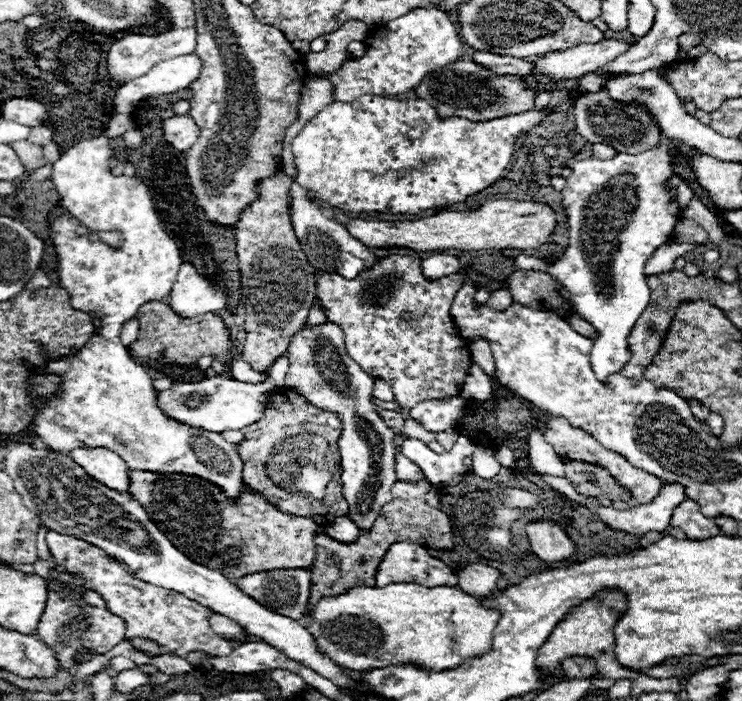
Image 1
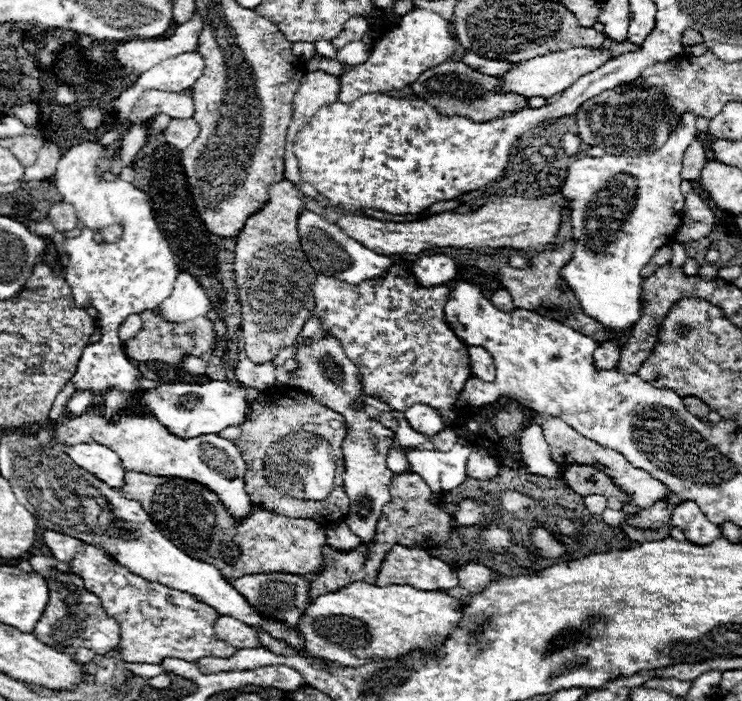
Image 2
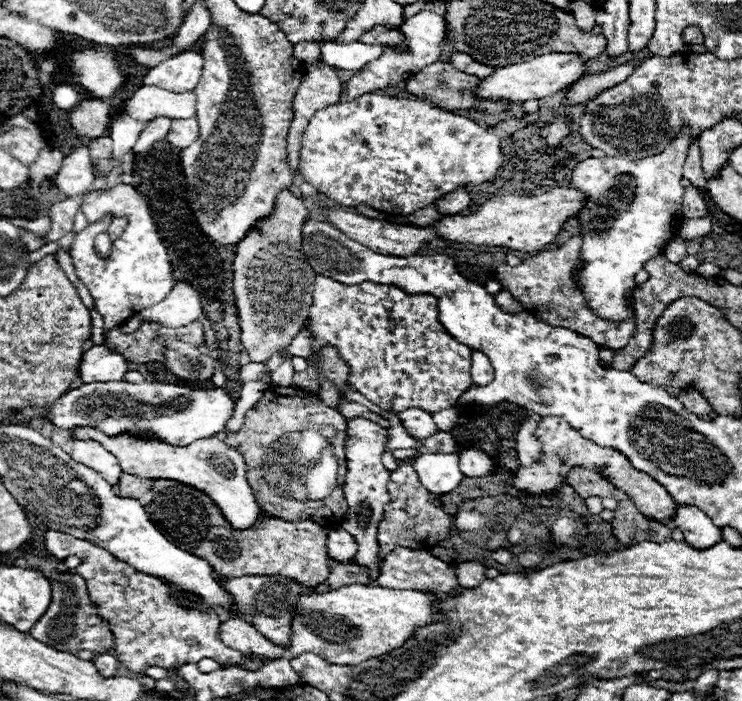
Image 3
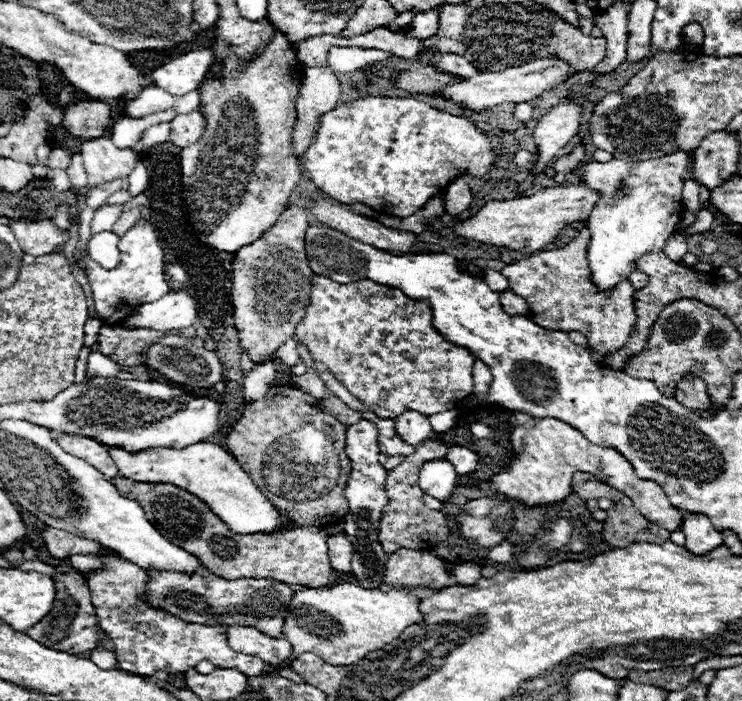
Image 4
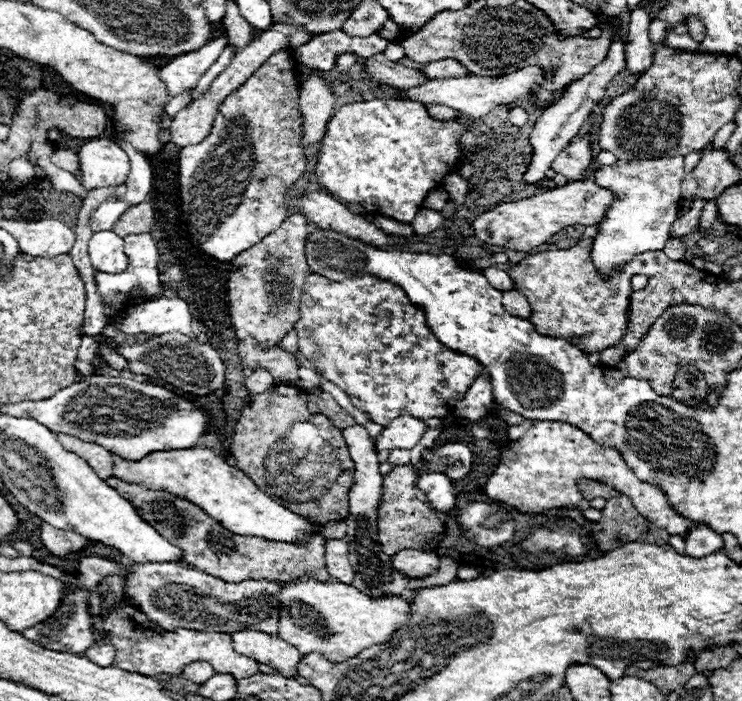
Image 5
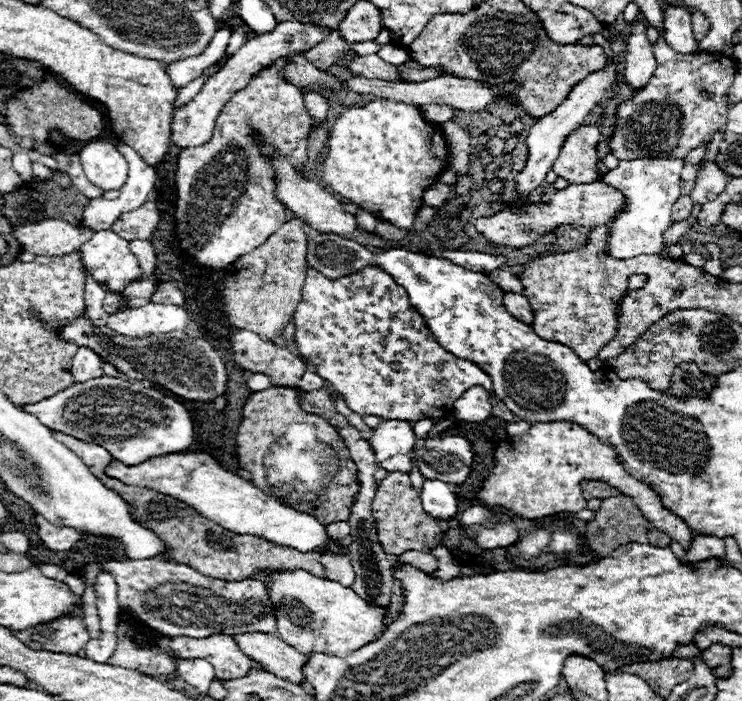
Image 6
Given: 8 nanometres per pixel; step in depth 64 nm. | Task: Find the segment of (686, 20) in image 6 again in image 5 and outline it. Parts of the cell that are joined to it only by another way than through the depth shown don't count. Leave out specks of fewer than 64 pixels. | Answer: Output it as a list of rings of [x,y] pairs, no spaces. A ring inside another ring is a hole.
[[[680,22],[672,32],[668,32],[668,38],[664,42],[666,46],[680,50],[680,52],[698,52],[700,44],[694,42],[686,30],[686,22]]]

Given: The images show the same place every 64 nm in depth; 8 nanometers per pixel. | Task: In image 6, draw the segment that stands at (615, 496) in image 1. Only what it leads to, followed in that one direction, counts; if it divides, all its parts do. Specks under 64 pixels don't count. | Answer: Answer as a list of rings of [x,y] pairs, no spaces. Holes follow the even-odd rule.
[[[584,480],[584,482],[580,482],[580,488],[582,488],[586,500],[592,500],[592,498],[612,498],[612,496],[620,494],[616,488],[608,486],[606,482],[598,482],[598,480]]]

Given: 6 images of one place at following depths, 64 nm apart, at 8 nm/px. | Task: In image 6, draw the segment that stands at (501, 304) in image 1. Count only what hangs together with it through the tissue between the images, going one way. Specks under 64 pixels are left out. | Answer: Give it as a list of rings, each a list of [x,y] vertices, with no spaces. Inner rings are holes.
[[[504,292],[504,300],[502,300],[504,308],[508,312],[512,312],[512,316],[516,316],[520,322],[526,322],[532,326],[534,322],[534,312],[530,308],[530,302],[526,296],[522,294],[514,294],[514,292]]]

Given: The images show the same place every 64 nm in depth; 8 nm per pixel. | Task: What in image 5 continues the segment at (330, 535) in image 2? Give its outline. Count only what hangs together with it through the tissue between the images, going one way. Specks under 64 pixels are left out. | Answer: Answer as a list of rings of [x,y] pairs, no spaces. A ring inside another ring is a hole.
[[[328,540],[326,542],[326,564],[328,564],[328,572],[332,578],[344,582],[344,584],[352,584],[354,578],[354,570],[352,564],[348,560],[348,542],[346,540]]]

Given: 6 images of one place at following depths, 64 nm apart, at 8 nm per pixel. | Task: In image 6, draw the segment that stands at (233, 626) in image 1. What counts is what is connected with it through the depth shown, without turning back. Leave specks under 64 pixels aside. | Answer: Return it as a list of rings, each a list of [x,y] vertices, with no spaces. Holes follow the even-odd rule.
[[[246,632],[236,634],[234,640],[246,656],[252,656],[254,662],[262,664],[274,676],[292,680],[294,684],[300,684],[304,680],[302,666],[306,664],[308,656],[300,654],[296,648],[292,648],[278,636],[264,632]]]

